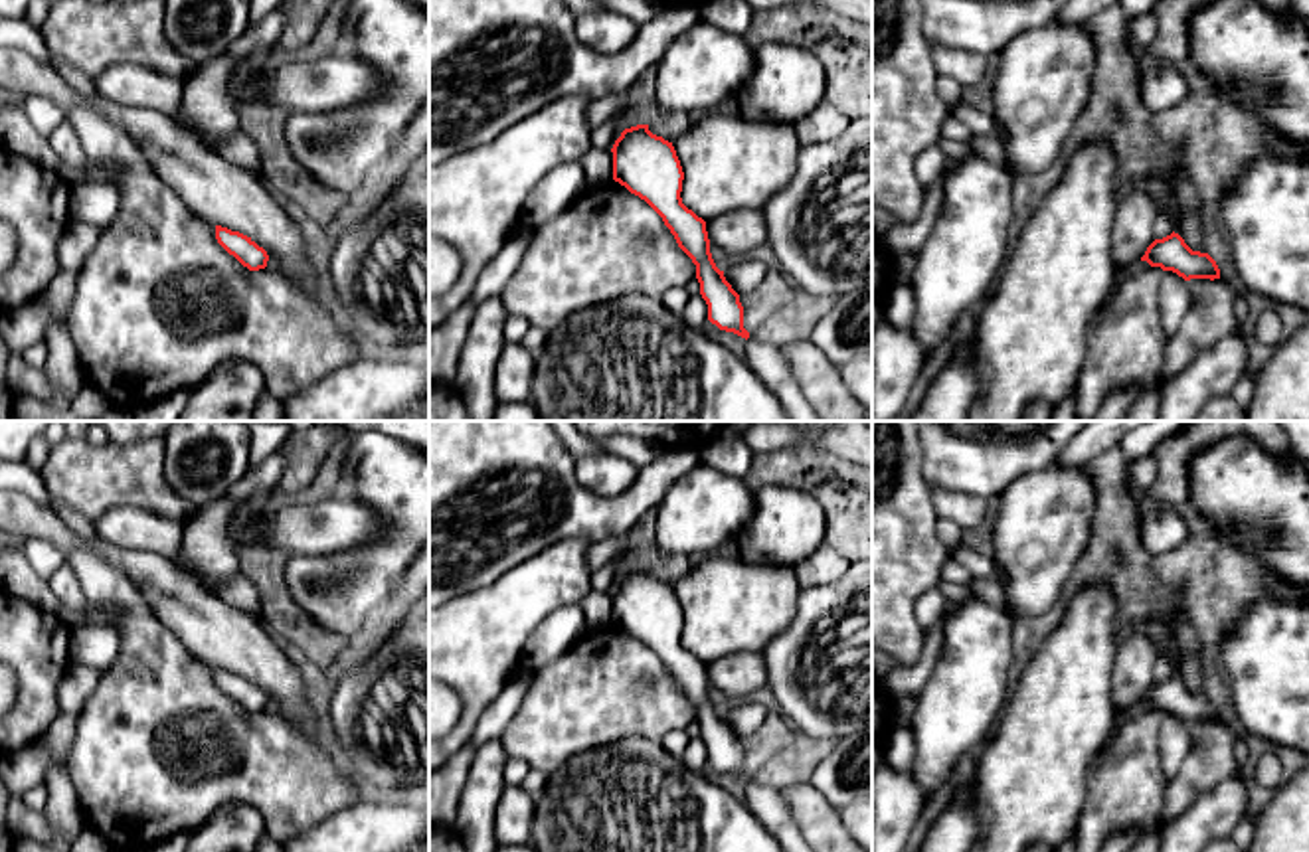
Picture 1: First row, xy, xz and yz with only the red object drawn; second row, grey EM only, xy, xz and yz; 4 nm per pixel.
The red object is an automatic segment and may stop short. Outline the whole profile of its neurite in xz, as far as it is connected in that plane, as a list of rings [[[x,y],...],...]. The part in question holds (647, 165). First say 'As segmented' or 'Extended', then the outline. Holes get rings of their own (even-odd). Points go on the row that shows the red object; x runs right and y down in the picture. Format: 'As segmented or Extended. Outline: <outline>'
Extended. Outline: [[[637,125],[621,132],[611,152],[613,180],[645,200],[662,217],[678,247],[696,265],[708,320],[745,340],[743,360],[779,399],[789,421],[819,421],[781,348],[751,338],[743,328],[740,295],[712,259],[706,221],[682,204],[684,172],[672,142],[653,134],[649,125]]]

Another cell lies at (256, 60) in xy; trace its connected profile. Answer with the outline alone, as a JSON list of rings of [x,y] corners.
[[[259,45],[247,57],[243,57],[243,61],[237,65],[237,69],[229,77],[229,87],[233,91],[241,91],[245,81],[265,67],[265,59],[269,51],[271,47]]]

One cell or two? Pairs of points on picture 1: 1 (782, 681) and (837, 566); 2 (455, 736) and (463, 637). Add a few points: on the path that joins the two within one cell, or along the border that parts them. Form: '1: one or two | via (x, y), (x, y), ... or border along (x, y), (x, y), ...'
1: two | border along (851, 562), (837, 580), (801, 588)
2: one | via (469, 712), (469, 661)

